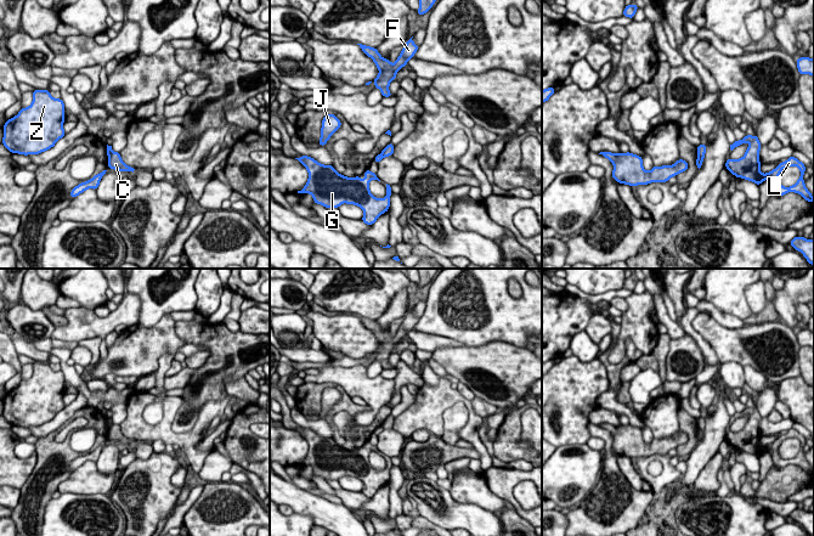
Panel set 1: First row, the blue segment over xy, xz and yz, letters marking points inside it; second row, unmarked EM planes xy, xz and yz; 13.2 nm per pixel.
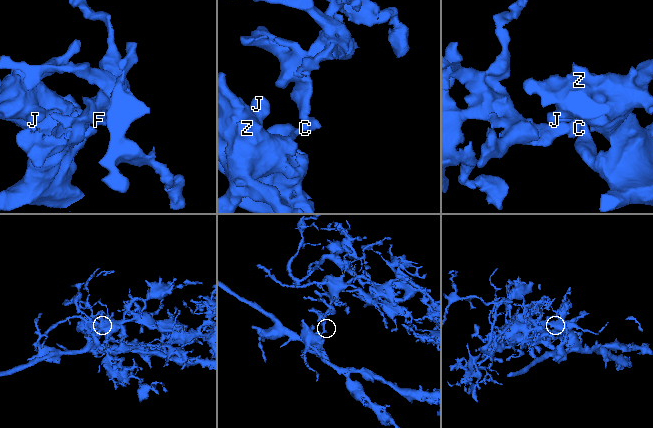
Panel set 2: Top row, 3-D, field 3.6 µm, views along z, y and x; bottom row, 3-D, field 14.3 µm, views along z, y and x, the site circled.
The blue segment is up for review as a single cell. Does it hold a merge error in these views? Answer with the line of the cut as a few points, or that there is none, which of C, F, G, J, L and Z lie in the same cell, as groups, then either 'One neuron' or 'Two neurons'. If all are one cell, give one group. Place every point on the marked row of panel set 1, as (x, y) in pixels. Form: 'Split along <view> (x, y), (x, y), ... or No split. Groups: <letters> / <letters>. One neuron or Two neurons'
Split along xy (112, 151), (108, 156). Groups: C F / G J L Z. Two neurons

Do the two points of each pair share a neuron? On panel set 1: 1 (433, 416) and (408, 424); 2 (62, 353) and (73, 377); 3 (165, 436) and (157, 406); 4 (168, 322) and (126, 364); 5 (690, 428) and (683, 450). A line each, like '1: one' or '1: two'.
1: one
2: one
3: two
4: one
5: one

